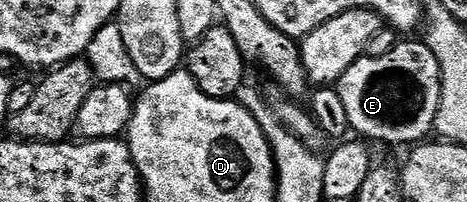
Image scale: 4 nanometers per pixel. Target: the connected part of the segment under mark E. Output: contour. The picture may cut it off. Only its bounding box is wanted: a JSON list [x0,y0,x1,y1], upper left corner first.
[336,41,441,146]

